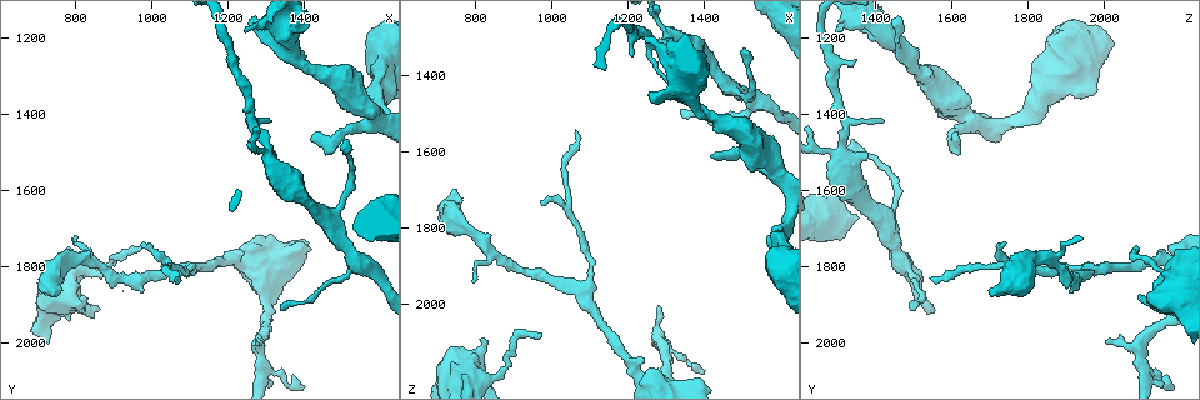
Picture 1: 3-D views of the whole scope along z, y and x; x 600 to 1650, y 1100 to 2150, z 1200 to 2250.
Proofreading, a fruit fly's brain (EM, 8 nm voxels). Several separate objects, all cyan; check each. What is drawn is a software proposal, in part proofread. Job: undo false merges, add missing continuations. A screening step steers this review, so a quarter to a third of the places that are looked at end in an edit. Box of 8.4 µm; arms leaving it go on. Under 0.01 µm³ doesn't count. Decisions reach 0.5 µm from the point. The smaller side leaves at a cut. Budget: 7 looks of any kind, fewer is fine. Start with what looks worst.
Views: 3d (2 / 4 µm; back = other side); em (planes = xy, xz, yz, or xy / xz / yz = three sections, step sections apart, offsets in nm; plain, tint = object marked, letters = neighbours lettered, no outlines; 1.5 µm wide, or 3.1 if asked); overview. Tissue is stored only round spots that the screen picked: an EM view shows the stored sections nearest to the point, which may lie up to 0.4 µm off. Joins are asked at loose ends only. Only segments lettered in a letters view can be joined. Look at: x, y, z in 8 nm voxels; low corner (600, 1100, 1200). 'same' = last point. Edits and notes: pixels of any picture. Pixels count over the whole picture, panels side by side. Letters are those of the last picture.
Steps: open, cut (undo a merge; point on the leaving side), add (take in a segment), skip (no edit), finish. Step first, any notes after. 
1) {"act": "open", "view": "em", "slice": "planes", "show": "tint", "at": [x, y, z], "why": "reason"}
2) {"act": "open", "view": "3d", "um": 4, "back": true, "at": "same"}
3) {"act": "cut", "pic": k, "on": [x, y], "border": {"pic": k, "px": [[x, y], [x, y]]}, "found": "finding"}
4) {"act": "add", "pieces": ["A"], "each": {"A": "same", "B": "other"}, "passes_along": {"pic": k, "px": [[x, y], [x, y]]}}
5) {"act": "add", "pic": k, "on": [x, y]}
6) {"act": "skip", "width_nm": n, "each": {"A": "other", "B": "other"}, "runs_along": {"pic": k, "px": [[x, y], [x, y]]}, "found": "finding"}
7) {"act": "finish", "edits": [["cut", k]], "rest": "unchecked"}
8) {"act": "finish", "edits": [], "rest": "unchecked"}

{"act": "open", "view": "em", "slice": "xz", "step": 8, "show": "letters", "at": [820, 1880, 2095], "why": "branch stops here"}

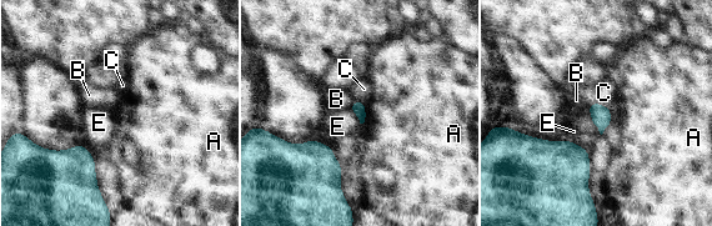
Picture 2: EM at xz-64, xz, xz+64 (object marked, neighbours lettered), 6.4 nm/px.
{"act": "skip", "each": {"A": "other", "B": "other", "C": "other", "E": "other"}, "border": {"pic": 2, "px": [[365, 103], [365, 120], [361, 124]]}, "found": "no lettered segment goes on from it"}

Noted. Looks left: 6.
{"act": "open", "view": "em", "slice": "planes", "show": "letters", "at": [745, 1870, 1700], "why": "an open end"}

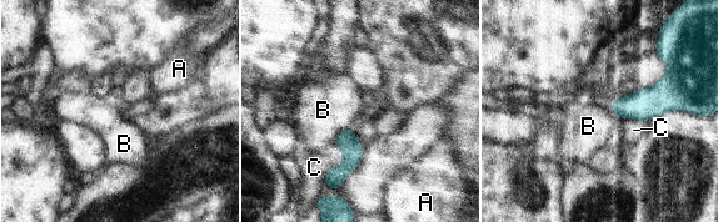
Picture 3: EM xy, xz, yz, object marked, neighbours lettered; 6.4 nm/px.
{"act": "skip", "each": {"A": "other", "B": "other", "C": "other"}, "border": {"pic": 3, "px": [[353, 127], [345, 129], [334, 142]]}, "found": "none of them fits"}

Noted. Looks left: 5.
{"act": "open", "view": "3d", "um": 4, "at": [1495, 1475, 1340], "why": "thin end"}

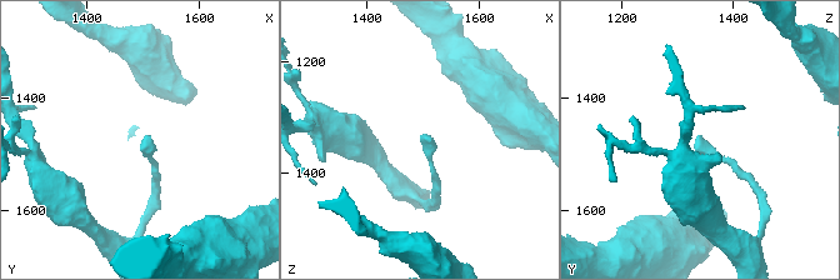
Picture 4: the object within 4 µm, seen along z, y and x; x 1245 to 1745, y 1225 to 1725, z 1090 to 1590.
{"act": "open", "view": "em", "slice": "yz", "step": 8, "show": "letters", "at": [1500, 1465, 1335]}

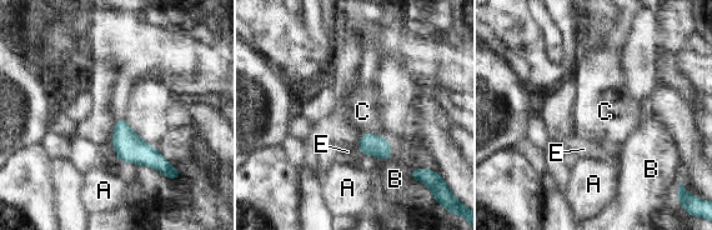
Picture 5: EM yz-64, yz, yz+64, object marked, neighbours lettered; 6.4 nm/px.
{"act": "open", "view": "em", "slice": "planes", "show": "letters", "at": "same", "why": "another direction"}

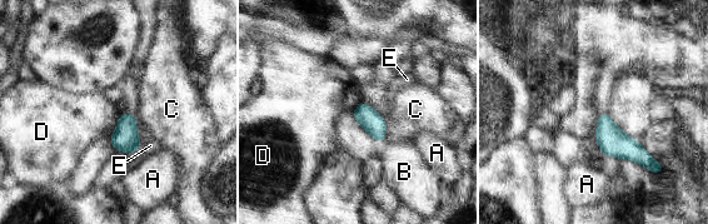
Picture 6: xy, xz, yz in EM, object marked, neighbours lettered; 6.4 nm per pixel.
{"act": "skip", "each": {"A": "other", "B": "other", "C": "other", "D": "other", "E": "other"}, "border": {"pic": 6, "px": [[120, 115], [110, 137]]}, "found": "none of them fits"}

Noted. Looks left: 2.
{"act": "finish", "edits": [], "rest": "unchecked"}

